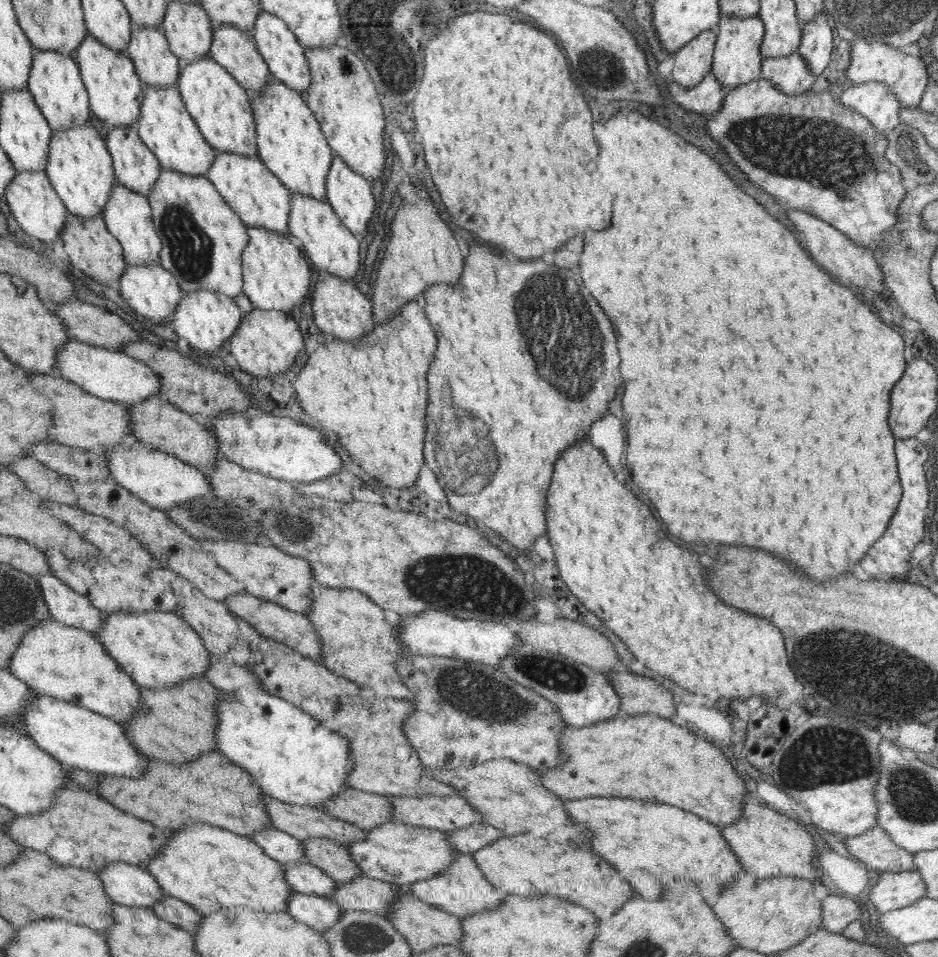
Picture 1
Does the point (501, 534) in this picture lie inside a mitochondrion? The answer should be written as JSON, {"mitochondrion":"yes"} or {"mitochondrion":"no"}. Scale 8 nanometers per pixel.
{"mitochondrion":"no"}

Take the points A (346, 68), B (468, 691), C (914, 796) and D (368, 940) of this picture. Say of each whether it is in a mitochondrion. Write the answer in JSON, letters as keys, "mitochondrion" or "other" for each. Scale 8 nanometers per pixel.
{"A":"mitochondrion","B":"mitochondrion","C":"mitochondrion","D":"mitochondrion"}

